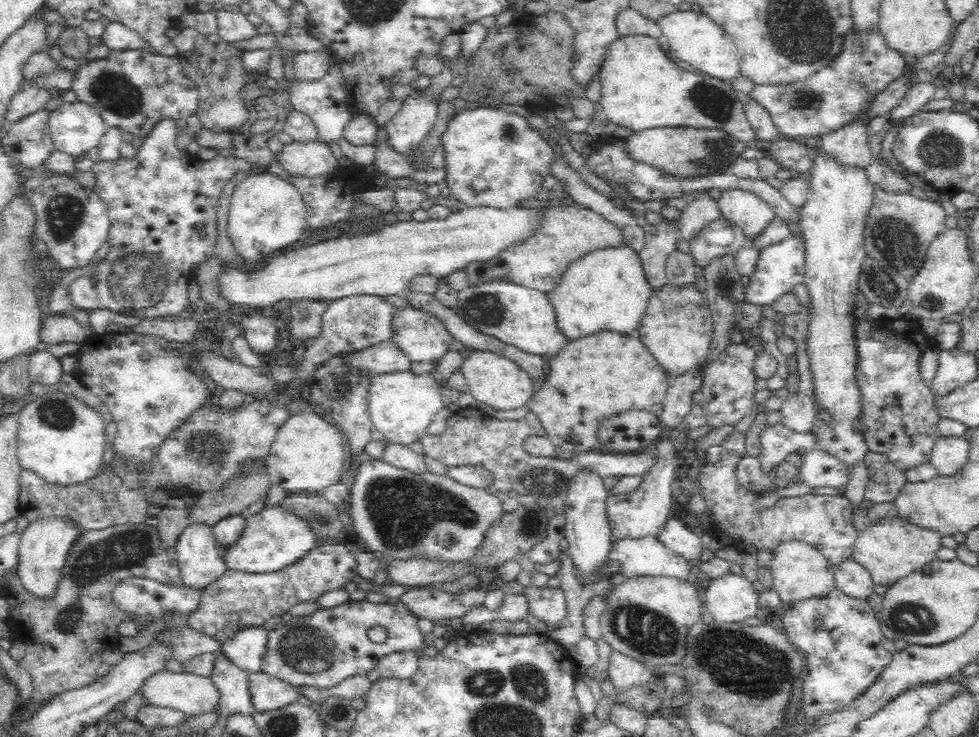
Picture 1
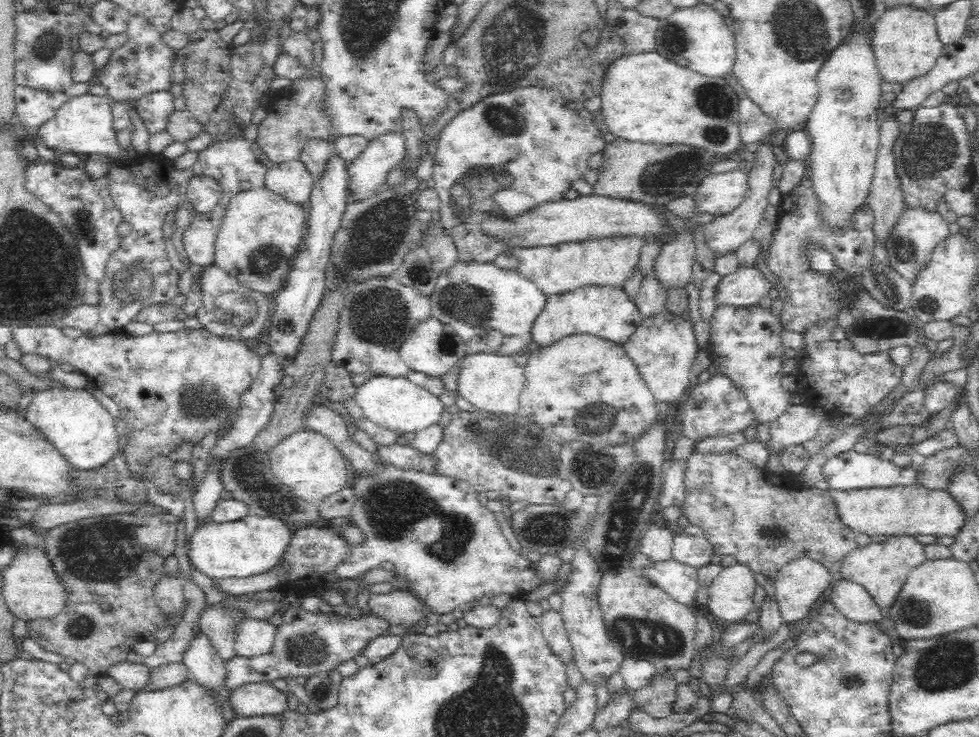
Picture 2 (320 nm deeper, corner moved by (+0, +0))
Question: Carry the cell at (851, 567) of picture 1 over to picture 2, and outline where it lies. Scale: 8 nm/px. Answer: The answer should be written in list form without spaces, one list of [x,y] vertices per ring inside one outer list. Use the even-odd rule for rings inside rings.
[[[840,578],[830,590],[831,601],[853,621],[881,623],[880,607],[862,584]]]

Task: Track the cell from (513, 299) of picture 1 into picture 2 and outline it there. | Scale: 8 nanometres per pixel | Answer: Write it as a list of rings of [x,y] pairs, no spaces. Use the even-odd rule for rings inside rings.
[[[459,260],[448,275],[438,278],[436,289],[430,294],[429,299],[431,316],[456,329],[457,334],[467,344],[467,355],[489,350],[483,343],[483,330],[497,330],[504,338],[502,345],[494,353],[499,356],[510,355],[517,358],[517,353],[533,342],[532,326],[540,312],[543,311],[547,296],[518,272],[501,270],[492,263],[464,263]]]

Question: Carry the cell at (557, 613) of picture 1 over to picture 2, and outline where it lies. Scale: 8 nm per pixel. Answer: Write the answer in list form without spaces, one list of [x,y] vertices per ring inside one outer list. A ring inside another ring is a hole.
[[[551,607],[550,610],[545,610],[544,614],[537,618],[537,621],[540,623],[544,638],[552,647],[552,651],[566,664],[573,658],[574,652],[561,614]]]

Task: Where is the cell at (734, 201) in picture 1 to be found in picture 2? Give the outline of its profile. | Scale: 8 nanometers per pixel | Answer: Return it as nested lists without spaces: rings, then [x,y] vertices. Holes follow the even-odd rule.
[[[740,169],[710,173],[696,188],[695,204],[700,212],[724,217],[736,211],[748,192],[748,175]]]

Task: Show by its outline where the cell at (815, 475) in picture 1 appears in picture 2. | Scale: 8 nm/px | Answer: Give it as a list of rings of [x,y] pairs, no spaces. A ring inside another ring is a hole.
[[[854,449],[849,451],[842,451],[840,454],[837,454],[836,456],[829,457],[828,460],[824,463],[824,466],[821,468],[821,473],[823,476],[823,479],[826,481],[826,485],[828,485],[829,490],[835,489],[840,491],[852,491],[853,489],[860,489],[860,488],[888,488],[890,486],[897,486],[897,485],[912,485],[912,484],[919,484],[917,480],[915,480],[915,469],[914,468],[898,468],[897,466],[894,466],[894,463],[888,461],[888,460],[882,460],[880,457],[872,456],[871,454],[861,453],[858,451],[855,451]]]

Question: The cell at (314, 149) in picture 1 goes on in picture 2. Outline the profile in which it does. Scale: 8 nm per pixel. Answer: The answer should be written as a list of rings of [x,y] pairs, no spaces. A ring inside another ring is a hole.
[[[298,158],[275,164],[274,168],[267,172],[264,185],[287,200],[302,205],[310,201],[313,182],[312,173]]]

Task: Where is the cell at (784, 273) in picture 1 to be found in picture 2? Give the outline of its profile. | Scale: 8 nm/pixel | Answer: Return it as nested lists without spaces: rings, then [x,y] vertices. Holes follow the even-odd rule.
[[[741,266],[734,273],[722,277],[716,292],[716,306],[732,305],[735,307],[748,307],[758,305],[764,296],[774,293],[774,285],[764,272],[759,272],[754,266]]]

